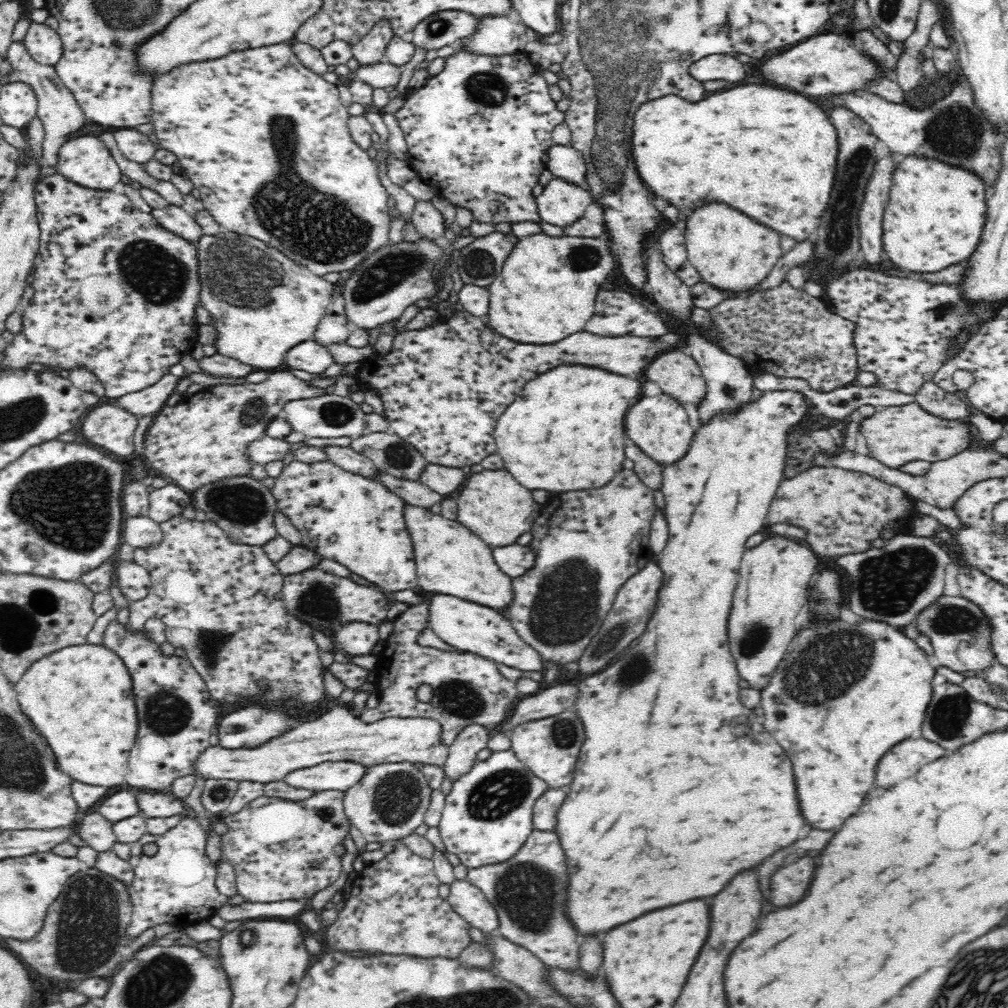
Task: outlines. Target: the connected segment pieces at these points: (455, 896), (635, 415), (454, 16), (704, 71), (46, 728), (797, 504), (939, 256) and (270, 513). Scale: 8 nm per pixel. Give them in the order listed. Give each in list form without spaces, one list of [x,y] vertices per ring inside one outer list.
[[[454,880],[449,885],[447,901],[470,927],[482,932],[497,932],[499,918],[496,909],[477,886],[468,880]]]
[[[662,393],[660,396],[642,398],[630,408],[630,412],[626,414],[626,434],[638,448],[642,448],[646,456],[659,465],[664,465],[678,462],[688,452],[695,432],[682,404],[674,400],[674,397]]]
[[[446,10],[434,13],[422,20],[422,22],[417,24],[416,28],[412,30],[414,34],[412,43],[432,54],[444,46],[453,45],[462,38],[470,37],[477,27],[477,20],[478,17],[473,14],[468,14],[460,10]]]
[[[712,54],[694,62],[690,66],[690,76],[698,82],[708,80],[726,80],[726,82],[740,82],[746,78],[746,68],[732,56]]]
[[[86,643],[66,647],[32,664],[16,684],[22,712],[48,740],[50,748],[56,752],[60,768],[74,780],[104,788],[120,786],[126,778],[130,748],[134,746],[138,734],[133,680],[122,659],[103,644]]]
[[[814,466],[780,482],[774,500],[769,506],[765,523],[770,526],[786,523],[802,528],[806,531],[803,543],[815,555],[836,558],[866,552],[872,546],[872,540],[878,539],[878,534],[881,534],[883,529],[892,529],[895,535],[911,535],[909,521],[916,513],[913,499],[902,488],[878,480],[869,474],[843,468]]]
[[[906,156],[897,158],[898,168],[894,170],[890,200],[884,212],[884,250],[896,266],[905,271],[933,273],[944,270],[952,264],[958,264],[976,250],[983,233],[984,220],[986,220],[986,200],[989,189],[976,177],[958,166],[948,166],[929,158],[916,158]]]
[[[251,475],[204,484],[192,491],[191,496],[192,506],[205,512],[208,521],[214,522],[234,543],[262,547],[278,535],[274,524],[276,499],[268,487]]]

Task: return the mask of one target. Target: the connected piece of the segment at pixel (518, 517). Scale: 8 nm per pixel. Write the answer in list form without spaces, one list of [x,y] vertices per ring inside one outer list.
[[[486,470],[482,474],[473,474],[460,488],[460,496],[454,496],[458,502],[458,522],[470,528],[486,544],[494,546],[514,544],[518,536],[530,532],[538,512],[542,510],[542,506],[532,498],[532,492],[518,484],[506,470]]]

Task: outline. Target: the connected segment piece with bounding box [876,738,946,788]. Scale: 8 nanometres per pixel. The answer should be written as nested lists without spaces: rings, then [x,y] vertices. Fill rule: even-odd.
[[[926,738],[904,740],[896,744],[878,764],[876,784],[882,788],[890,788],[904,778],[914,776],[924,764],[944,756],[946,750]]]

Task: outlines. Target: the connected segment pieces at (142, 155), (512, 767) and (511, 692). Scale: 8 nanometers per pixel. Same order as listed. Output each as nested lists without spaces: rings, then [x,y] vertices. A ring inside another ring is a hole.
[[[133,128],[114,129],[113,135],[122,155],[126,156],[129,161],[141,165],[152,160],[155,150],[158,148],[153,137]]]
[[[511,749],[494,751],[486,760],[477,761],[466,774],[452,781],[452,786],[452,791],[445,798],[437,829],[447,852],[456,854],[460,862],[469,869],[498,864],[512,858],[534,830],[534,802],[549,790],[548,784],[530,772]]]
[[[424,599],[419,605],[408,607],[392,620],[393,631],[384,641],[384,649],[378,655],[375,669],[379,703],[373,709],[364,709],[359,718],[368,724],[390,717],[426,717],[437,720],[442,725],[440,739],[448,746],[466,726],[472,724],[481,724],[495,733],[508,718],[513,704],[524,696],[516,689],[516,683],[500,673],[494,661],[463,651],[444,652],[421,646],[418,635],[427,627],[428,617],[428,600]],[[420,684],[432,687],[433,696],[429,702],[421,702],[416,697]]]

